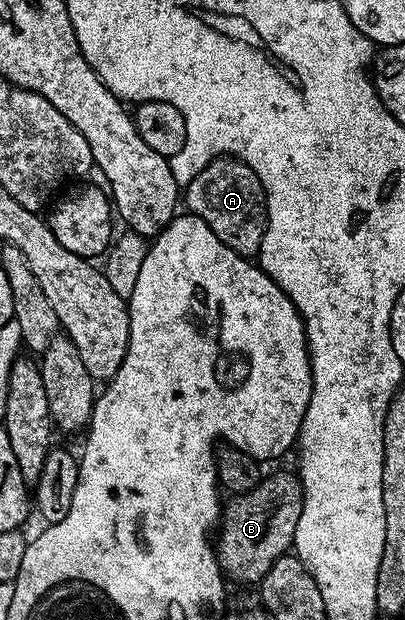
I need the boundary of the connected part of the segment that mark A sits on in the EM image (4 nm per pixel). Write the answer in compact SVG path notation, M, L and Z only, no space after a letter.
M231 157L213 159L188 184L186 203L187 199L187 210L202 217L202 221L214 229L214 237L218 237L218 241L245 257L259 252L268 224L268 206L262 185L250 165Z

